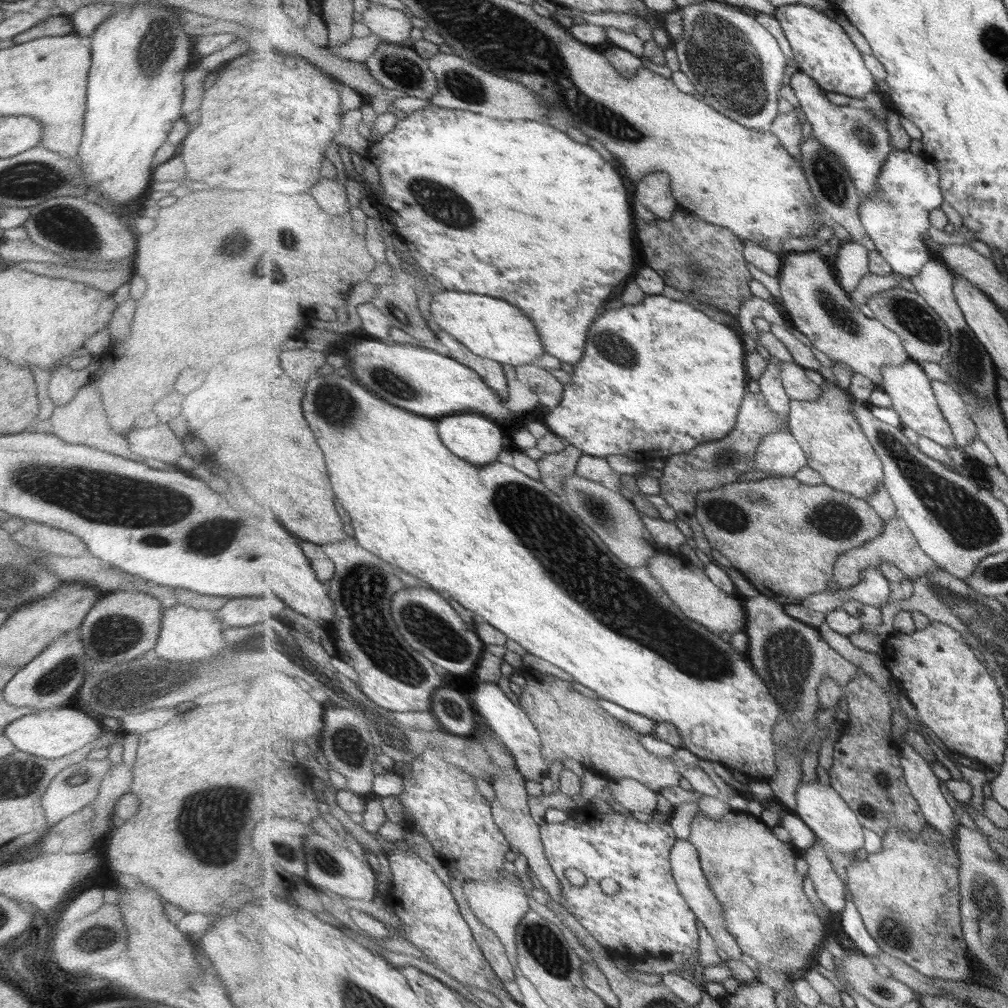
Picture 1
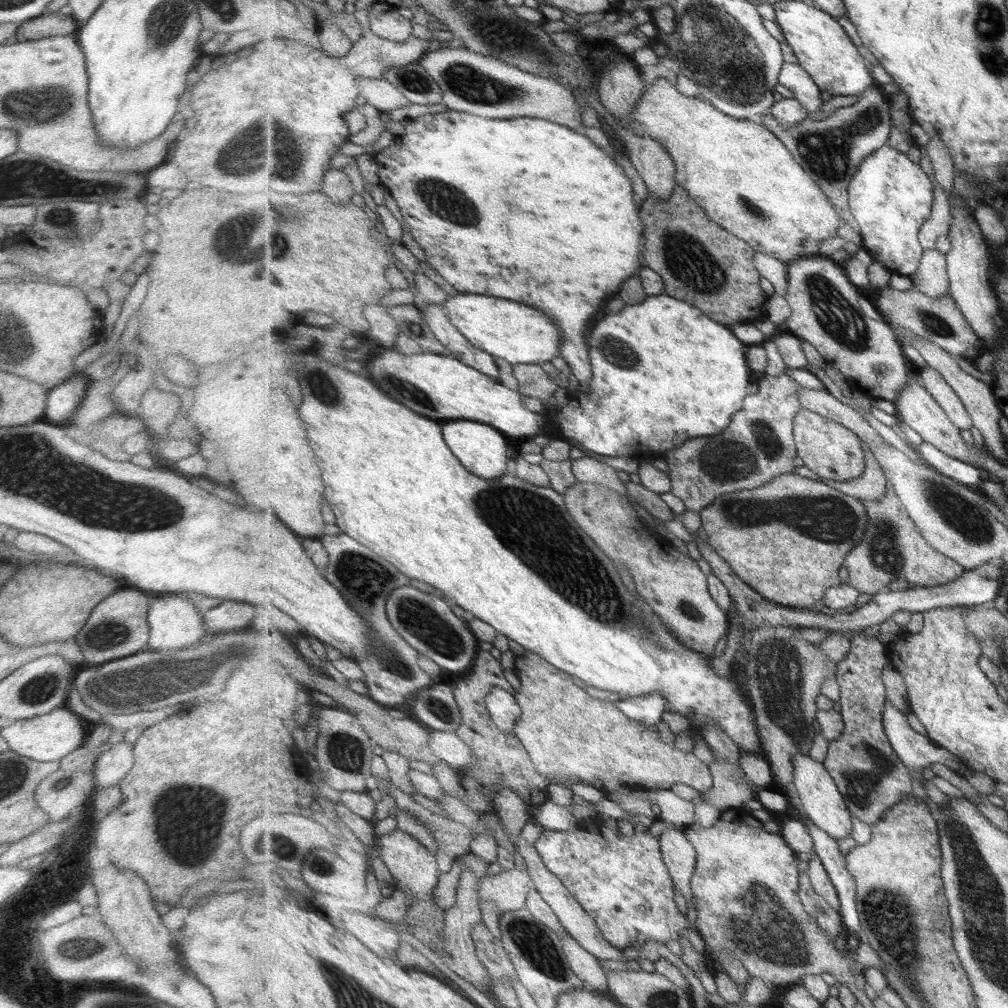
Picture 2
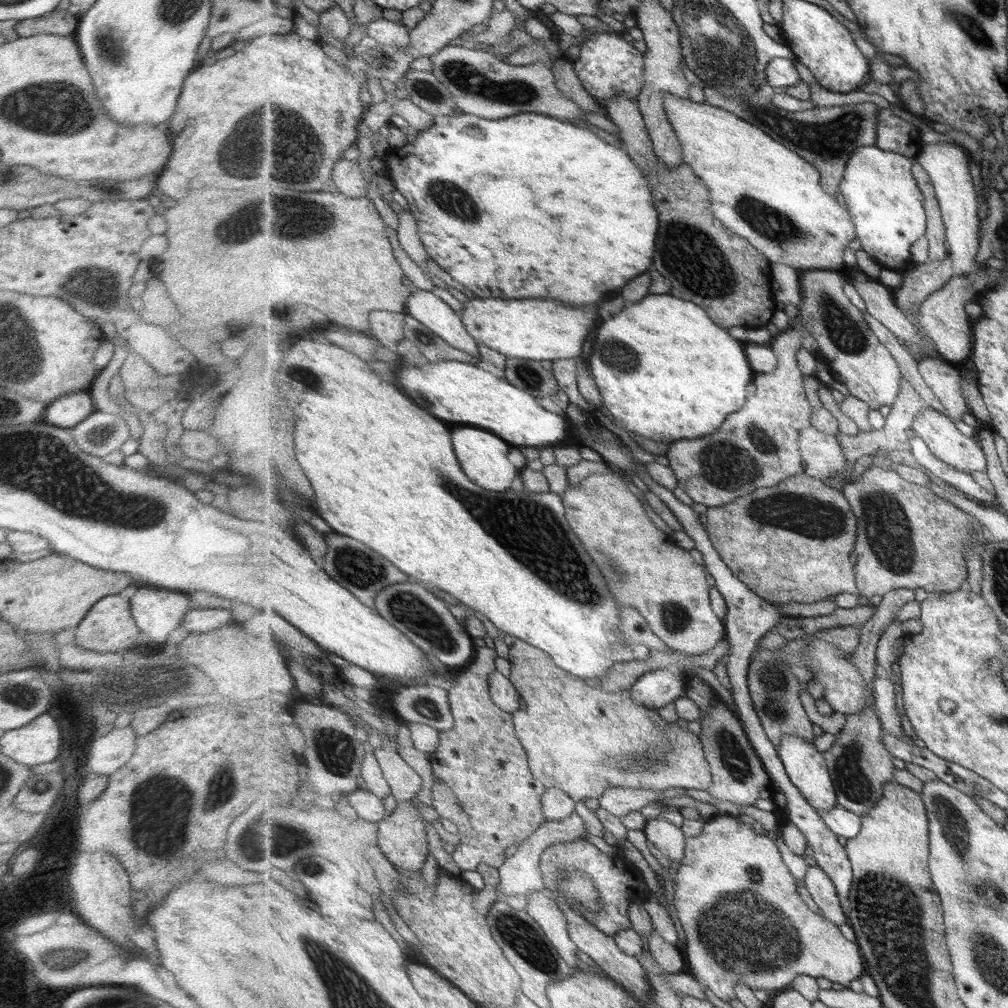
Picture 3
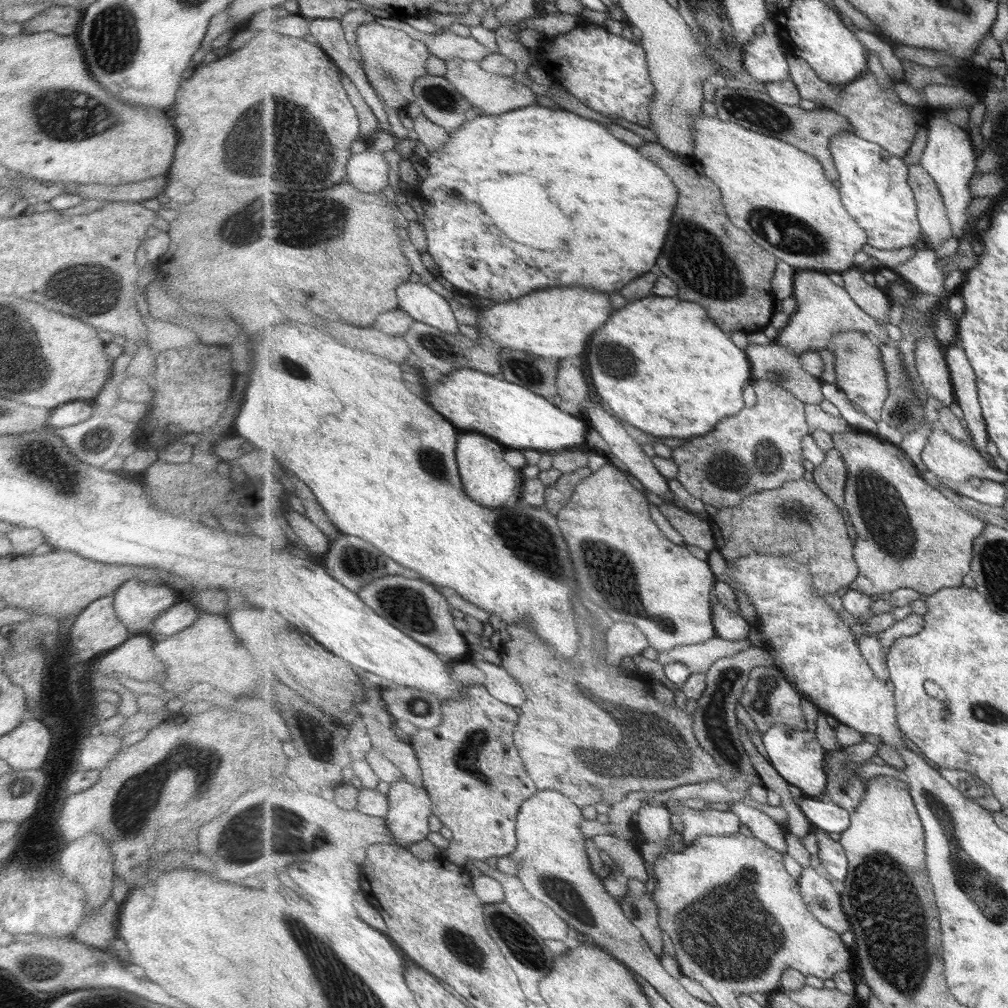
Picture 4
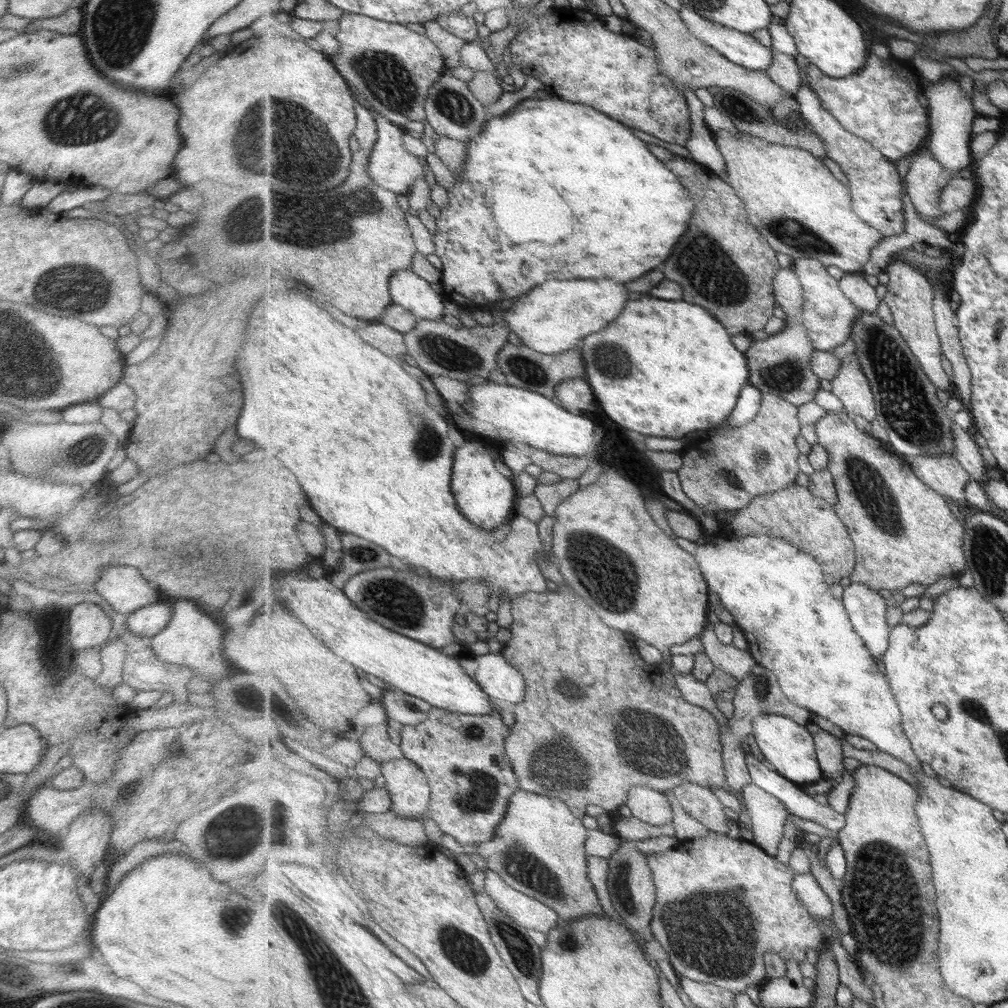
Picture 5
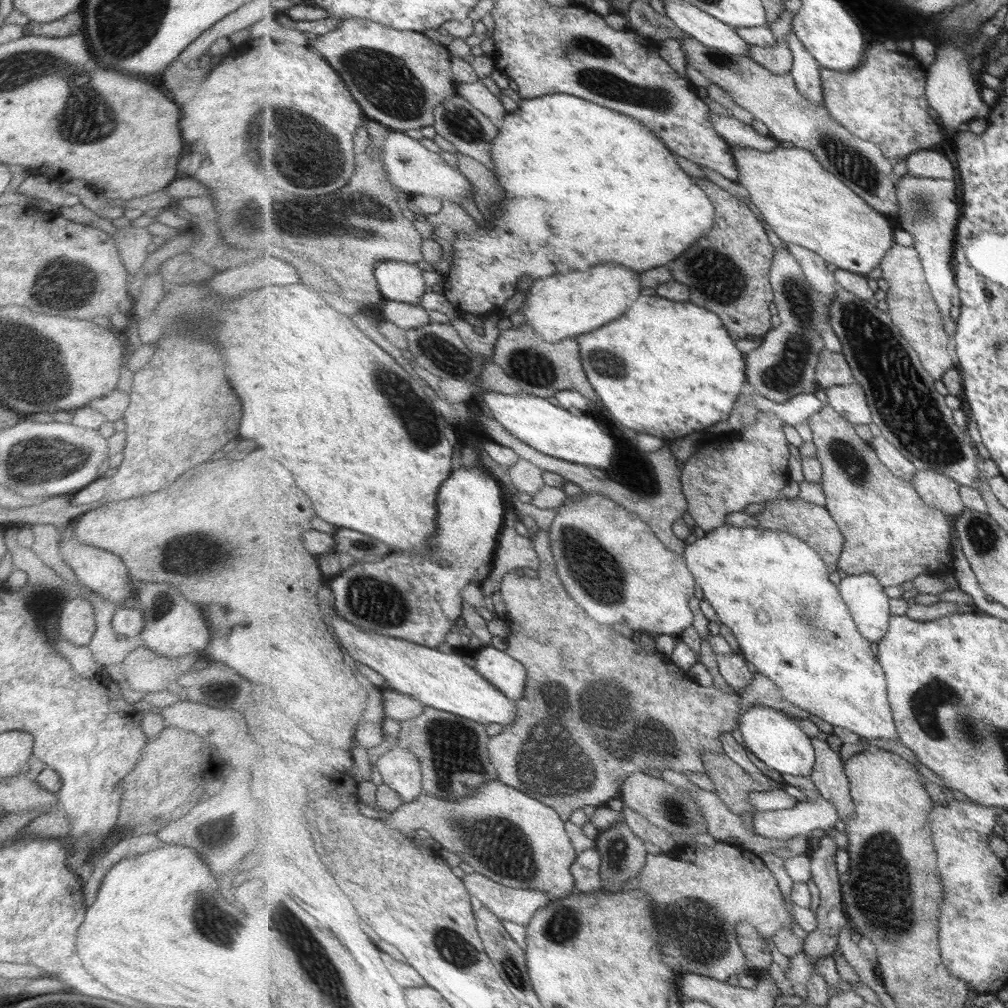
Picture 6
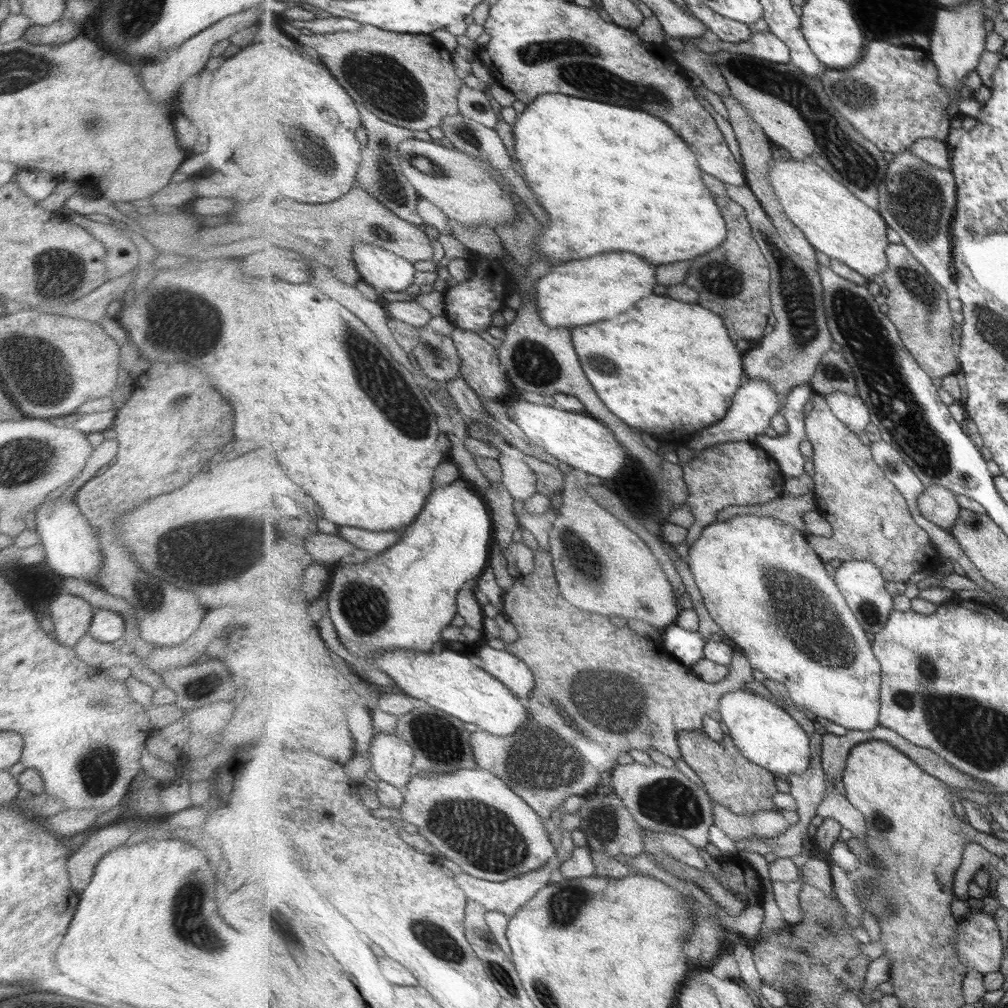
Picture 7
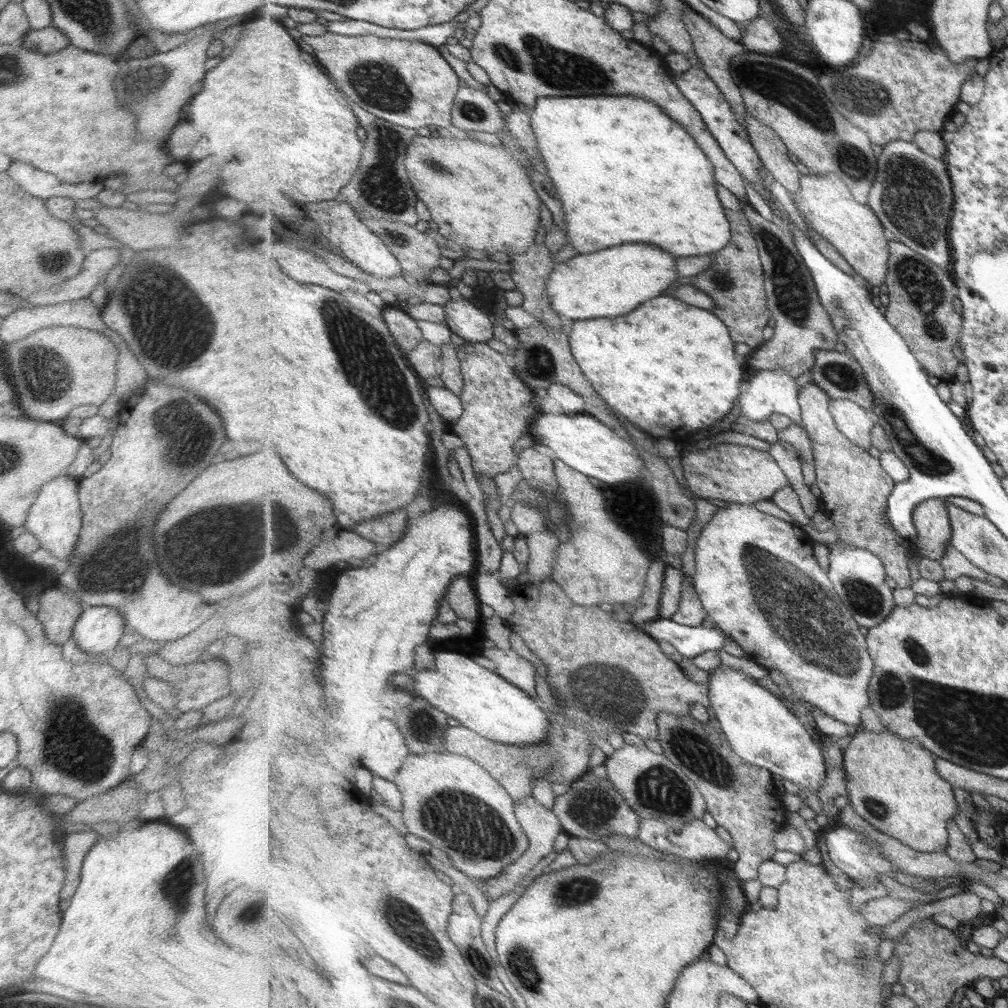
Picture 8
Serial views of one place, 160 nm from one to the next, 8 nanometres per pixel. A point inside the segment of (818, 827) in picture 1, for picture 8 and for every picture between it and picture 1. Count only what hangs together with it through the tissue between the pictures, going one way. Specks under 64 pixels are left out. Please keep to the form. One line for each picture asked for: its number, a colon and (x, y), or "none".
2: (822, 801)
3: (808, 769)
4: (798, 755)
5: (789, 747)
6: (774, 738)
7: (767, 735)
8: (760, 728)

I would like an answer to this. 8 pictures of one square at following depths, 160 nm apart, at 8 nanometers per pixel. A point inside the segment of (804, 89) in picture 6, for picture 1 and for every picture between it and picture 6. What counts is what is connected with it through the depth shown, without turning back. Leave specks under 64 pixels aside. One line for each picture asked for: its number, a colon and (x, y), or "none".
1: (897, 219)
2: (891, 197)
3: (880, 191)
4: (875, 185)
5: (876, 187)

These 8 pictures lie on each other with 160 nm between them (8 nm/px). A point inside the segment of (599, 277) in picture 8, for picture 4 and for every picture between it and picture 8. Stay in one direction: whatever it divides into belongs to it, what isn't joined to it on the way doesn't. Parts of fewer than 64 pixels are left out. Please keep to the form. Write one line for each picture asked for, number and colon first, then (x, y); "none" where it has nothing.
4: (555, 323)
5: (555, 317)
6: (560, 307)
7: (578, 293)

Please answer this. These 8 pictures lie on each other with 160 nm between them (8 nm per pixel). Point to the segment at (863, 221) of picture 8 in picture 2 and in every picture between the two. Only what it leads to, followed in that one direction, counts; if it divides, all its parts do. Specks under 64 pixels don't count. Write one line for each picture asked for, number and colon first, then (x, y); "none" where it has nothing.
2: (748, 181)
3: (762, 190)
4: (779, 194)
5: (797, 205)
6: (803, 203)
7: (834, 220)

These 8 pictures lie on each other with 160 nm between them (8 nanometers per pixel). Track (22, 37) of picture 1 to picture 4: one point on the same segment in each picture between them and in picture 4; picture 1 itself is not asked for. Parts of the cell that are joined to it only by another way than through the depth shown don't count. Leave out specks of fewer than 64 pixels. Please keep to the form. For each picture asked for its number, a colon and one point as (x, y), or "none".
2: (59, 22)
3: (59, 22)
4: (64, 20)

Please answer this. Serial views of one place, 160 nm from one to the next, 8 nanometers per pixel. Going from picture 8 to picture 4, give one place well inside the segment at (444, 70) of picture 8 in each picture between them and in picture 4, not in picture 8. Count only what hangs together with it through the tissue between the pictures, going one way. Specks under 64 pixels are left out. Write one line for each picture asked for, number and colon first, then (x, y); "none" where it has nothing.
4: (394, 60)
5: (393, 68)
6: (399, 77)
7: (409, 80)

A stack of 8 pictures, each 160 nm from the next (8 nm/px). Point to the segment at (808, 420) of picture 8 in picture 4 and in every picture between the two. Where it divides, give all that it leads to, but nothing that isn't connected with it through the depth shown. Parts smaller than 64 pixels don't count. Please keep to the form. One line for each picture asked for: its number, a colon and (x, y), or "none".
4: (909, 536)
5: (904, 532)
6: (891, 532)
7: (871, 520)

